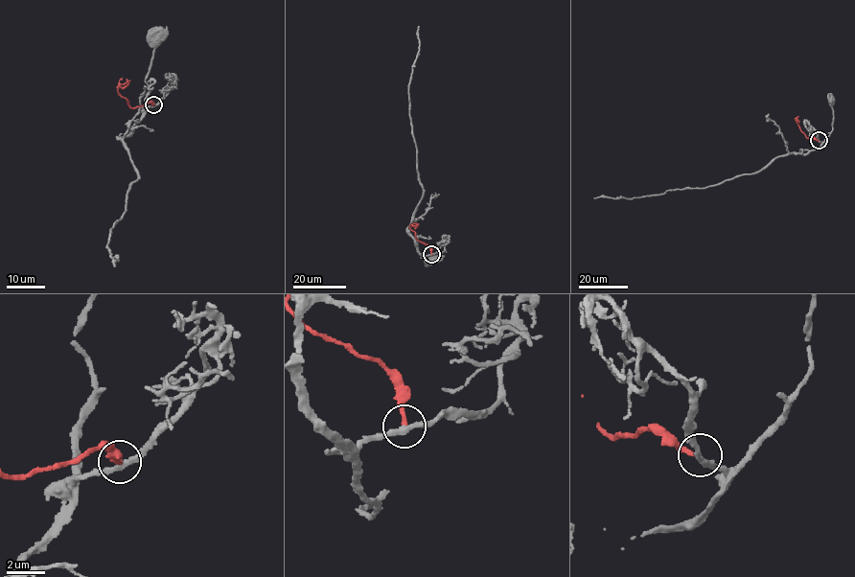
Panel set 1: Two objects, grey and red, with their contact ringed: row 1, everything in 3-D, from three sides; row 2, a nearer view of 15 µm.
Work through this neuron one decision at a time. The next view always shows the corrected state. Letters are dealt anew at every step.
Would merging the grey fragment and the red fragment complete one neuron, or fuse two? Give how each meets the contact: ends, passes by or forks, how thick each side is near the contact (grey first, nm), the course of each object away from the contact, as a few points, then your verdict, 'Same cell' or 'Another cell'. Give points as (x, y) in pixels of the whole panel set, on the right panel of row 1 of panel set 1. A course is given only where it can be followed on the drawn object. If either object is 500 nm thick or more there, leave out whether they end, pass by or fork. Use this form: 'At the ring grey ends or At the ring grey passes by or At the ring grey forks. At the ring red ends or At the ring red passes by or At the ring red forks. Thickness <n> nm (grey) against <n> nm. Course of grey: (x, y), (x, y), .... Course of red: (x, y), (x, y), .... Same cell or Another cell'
At the ring grey passes by. At the ring red ends. Thickness 280 nm (grey) against 240 nm. Course of grey: (819, 140), (822, 142), (831, 131), (831, 99). Course of red: (819, 140), (805, 135), (796, 120), (797, 117). Another cell

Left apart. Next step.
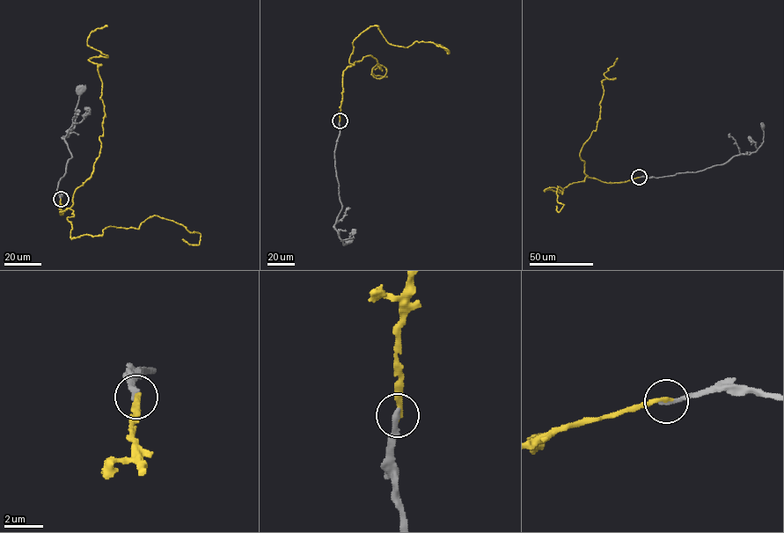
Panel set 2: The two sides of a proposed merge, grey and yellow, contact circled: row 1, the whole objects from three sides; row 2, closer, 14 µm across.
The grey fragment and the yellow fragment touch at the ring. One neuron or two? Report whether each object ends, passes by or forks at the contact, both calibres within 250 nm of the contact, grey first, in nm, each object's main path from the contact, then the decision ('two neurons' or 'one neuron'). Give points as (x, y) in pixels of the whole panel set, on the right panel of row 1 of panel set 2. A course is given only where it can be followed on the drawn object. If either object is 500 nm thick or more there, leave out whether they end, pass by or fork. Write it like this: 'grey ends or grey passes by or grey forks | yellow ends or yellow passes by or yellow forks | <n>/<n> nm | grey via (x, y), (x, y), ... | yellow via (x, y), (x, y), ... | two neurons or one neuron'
grey ends | yellow ends | 280/240 nm | grey via (639, 178), (696, 172), (722, 164), (735, 156), (754, 152), (763, 142), (763, 126) | yellow via (639, 178), (611, 183), (590, 178), (580, 155), (596, 130), (602, 81), (615, 79), (604, 73), (617, 58) | one neuron

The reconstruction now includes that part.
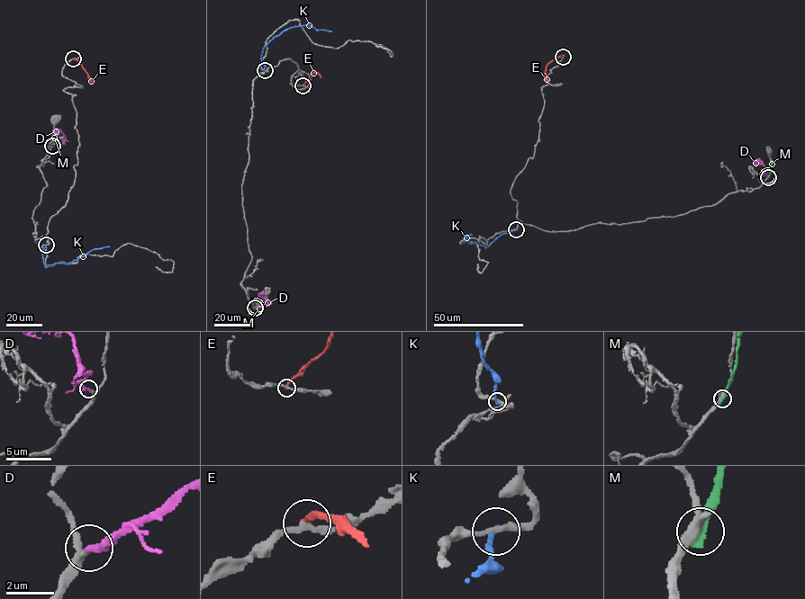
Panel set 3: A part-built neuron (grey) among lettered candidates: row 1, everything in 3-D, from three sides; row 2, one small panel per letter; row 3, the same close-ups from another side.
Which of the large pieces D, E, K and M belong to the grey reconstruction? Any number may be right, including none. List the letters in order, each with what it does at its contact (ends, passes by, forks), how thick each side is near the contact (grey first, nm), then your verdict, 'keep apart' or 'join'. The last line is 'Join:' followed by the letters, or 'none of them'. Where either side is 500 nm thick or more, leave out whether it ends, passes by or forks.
D: it ends; calibres 240 and 300 nm; join
E: it ends; calibres 200 and 220 nm; keep apart
K: it ends; calibres 240 and 240 nm; keep apart
M: it ends; calibres 360 and 320 nm; keep apart
Join: D

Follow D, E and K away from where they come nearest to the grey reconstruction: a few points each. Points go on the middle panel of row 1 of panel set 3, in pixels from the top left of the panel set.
D: (256, 306), (268, 305), (261, 292), (265, 291)
E: (303, 85), (313, 73), (317, 72), (321, 76)
K: (265, 70), (261, 58), (263, 48), (283, 31), (309, 25), (332, 31)

